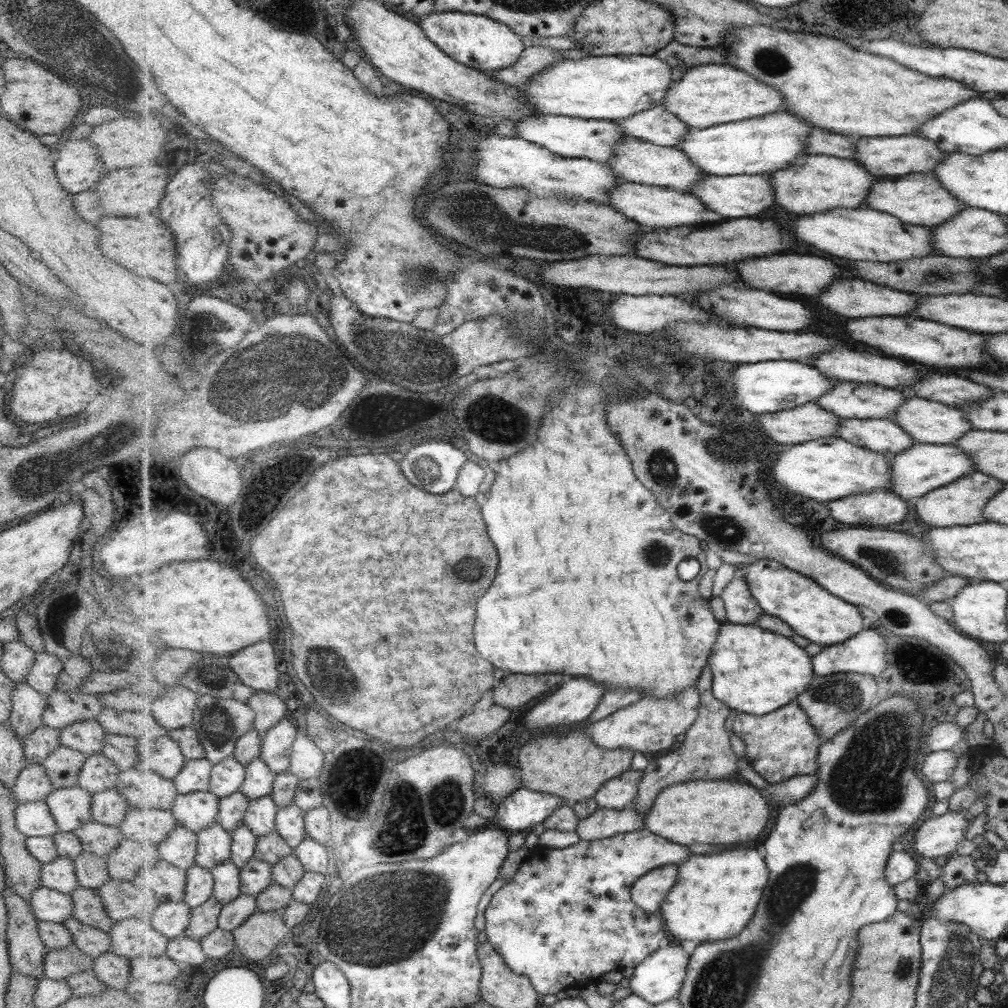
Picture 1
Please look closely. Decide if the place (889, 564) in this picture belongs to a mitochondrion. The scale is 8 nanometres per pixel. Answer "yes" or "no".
yes

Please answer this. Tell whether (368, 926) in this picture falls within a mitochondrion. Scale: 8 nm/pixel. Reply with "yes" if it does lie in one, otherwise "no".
yes

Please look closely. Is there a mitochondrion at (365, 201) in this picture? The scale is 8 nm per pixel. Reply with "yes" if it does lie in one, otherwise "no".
no

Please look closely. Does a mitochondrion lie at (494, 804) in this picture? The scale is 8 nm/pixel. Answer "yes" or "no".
no

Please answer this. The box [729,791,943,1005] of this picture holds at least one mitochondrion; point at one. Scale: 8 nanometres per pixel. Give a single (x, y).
(902, 969)

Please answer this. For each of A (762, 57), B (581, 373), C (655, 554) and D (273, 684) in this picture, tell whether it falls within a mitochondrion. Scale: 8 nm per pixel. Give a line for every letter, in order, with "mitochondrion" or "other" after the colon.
A: mitochondrion
B: other
C: mitochondrion
D: other

